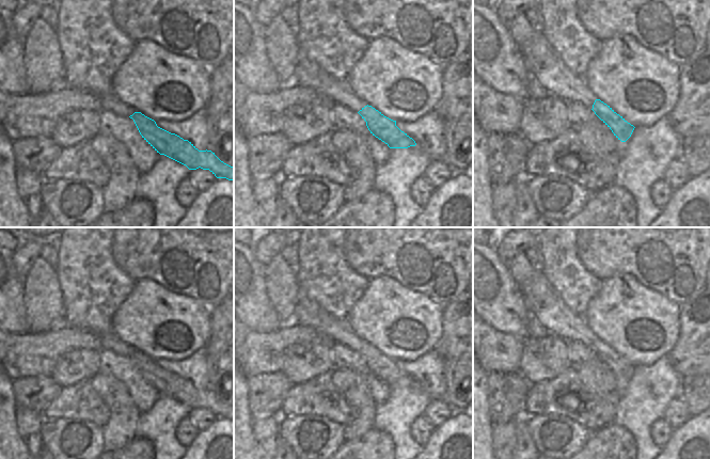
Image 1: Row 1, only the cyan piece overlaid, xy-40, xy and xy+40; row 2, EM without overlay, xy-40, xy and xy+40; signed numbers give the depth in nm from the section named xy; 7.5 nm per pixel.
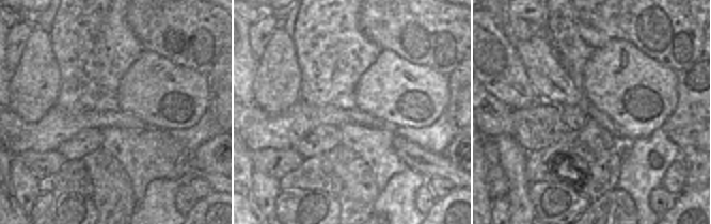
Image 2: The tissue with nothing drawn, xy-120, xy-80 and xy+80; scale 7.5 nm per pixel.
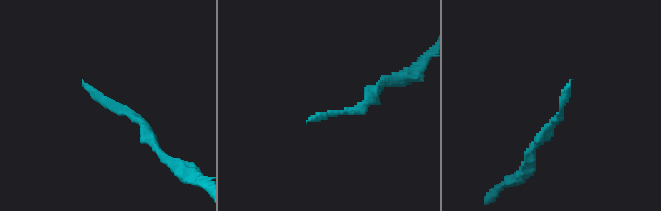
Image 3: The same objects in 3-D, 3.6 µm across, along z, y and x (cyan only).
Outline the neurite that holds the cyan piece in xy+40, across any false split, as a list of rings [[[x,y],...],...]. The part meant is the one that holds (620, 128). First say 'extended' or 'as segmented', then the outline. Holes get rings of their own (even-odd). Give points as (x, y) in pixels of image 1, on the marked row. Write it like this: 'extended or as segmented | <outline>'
extended | [[[540,31],[520,45],[533,84],[564,101],[579,101],[591,109],[621,142],[632,134],[634,126],[610,106],[597,99],[584,78],[577,76],[558,57]]]

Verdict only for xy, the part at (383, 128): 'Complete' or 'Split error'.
Split error.

